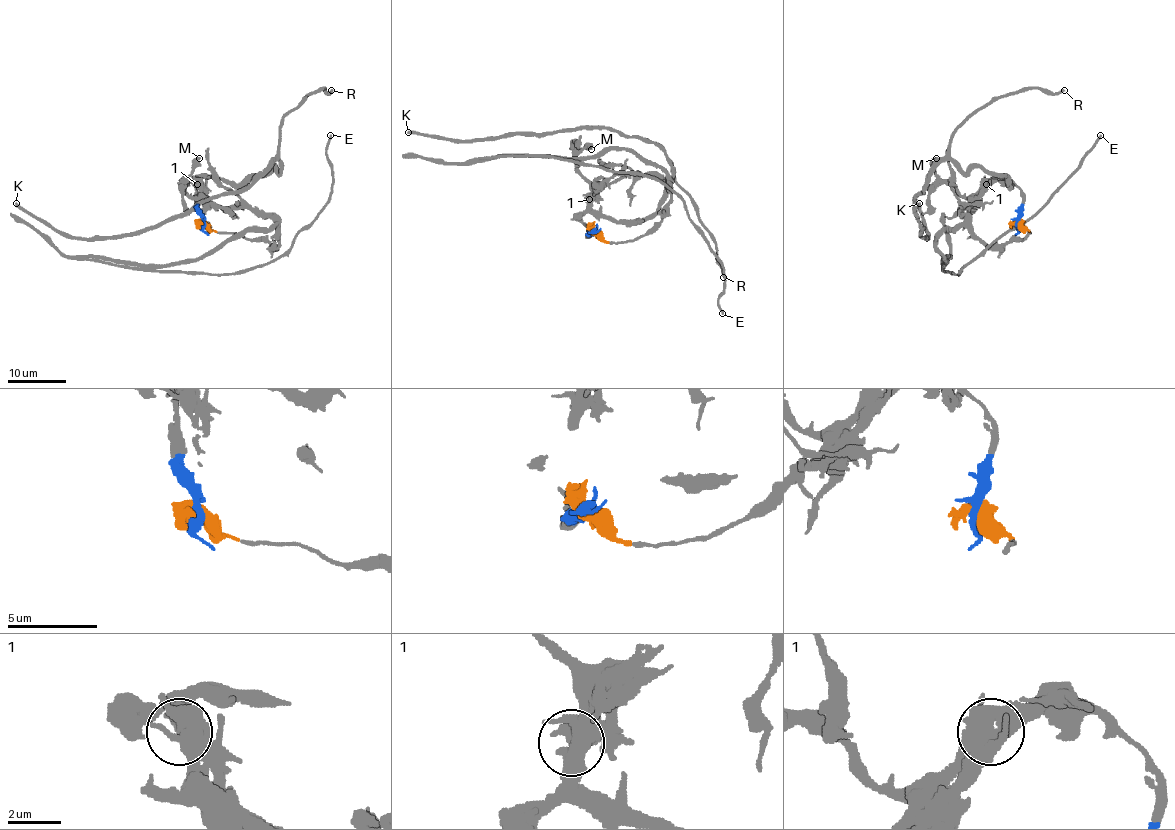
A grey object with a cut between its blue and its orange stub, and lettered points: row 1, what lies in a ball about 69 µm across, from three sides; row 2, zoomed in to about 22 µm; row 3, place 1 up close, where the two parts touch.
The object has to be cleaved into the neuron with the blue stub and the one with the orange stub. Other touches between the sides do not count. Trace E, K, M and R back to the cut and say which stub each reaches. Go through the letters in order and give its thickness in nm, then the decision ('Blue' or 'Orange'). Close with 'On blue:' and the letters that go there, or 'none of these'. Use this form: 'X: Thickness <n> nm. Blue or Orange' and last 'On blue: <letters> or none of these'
E: Thickness 200 nm. Orange
K: Thickness 320 nm. Blue
M: Thickness 360 nm. Blue
R: Thickness 200 nm. Blue
On blue: K, M, R

